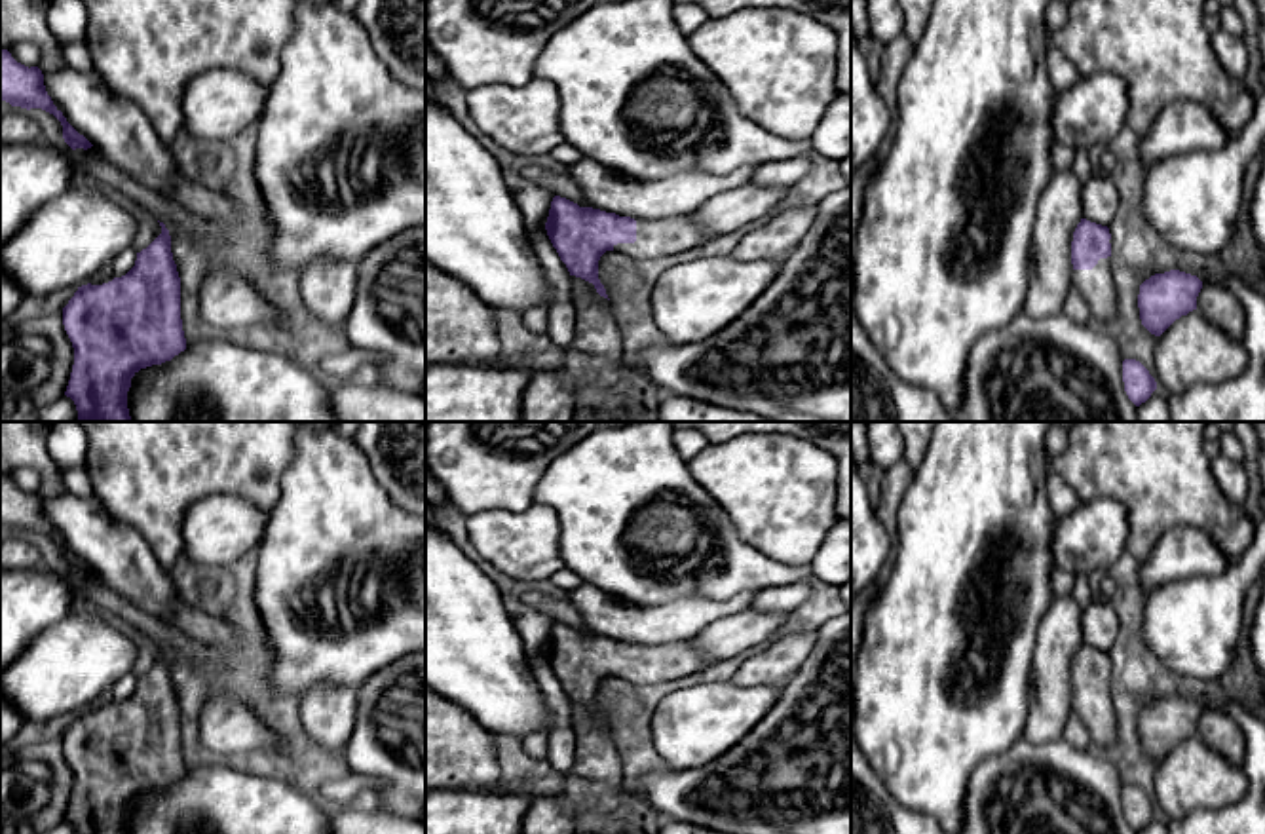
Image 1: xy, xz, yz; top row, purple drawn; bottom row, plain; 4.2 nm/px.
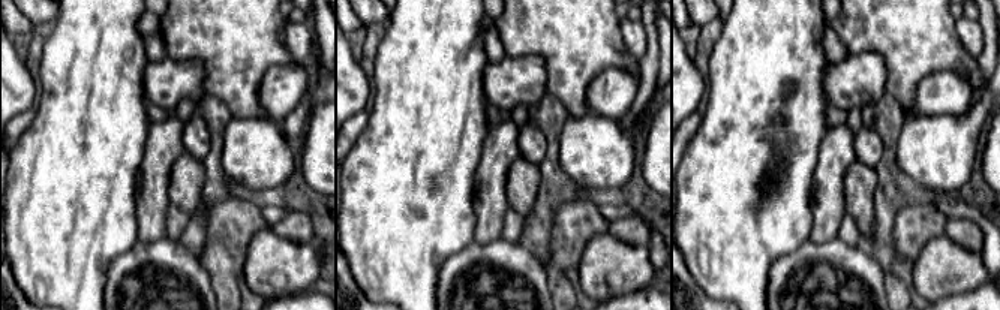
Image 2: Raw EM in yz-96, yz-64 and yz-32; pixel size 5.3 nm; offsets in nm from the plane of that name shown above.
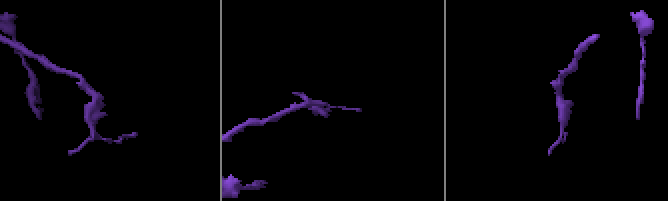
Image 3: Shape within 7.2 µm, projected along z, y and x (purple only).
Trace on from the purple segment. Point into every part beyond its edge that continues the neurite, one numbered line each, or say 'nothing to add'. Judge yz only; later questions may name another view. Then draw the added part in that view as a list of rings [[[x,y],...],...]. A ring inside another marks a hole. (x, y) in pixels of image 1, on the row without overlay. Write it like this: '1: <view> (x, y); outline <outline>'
1: yz (1096, 711); outline [[[1100,684],[1092,695],[1071,695],[1071,709],[1088,730],[1094,749],[1105,752],[1117,733],[1111,684]]]

